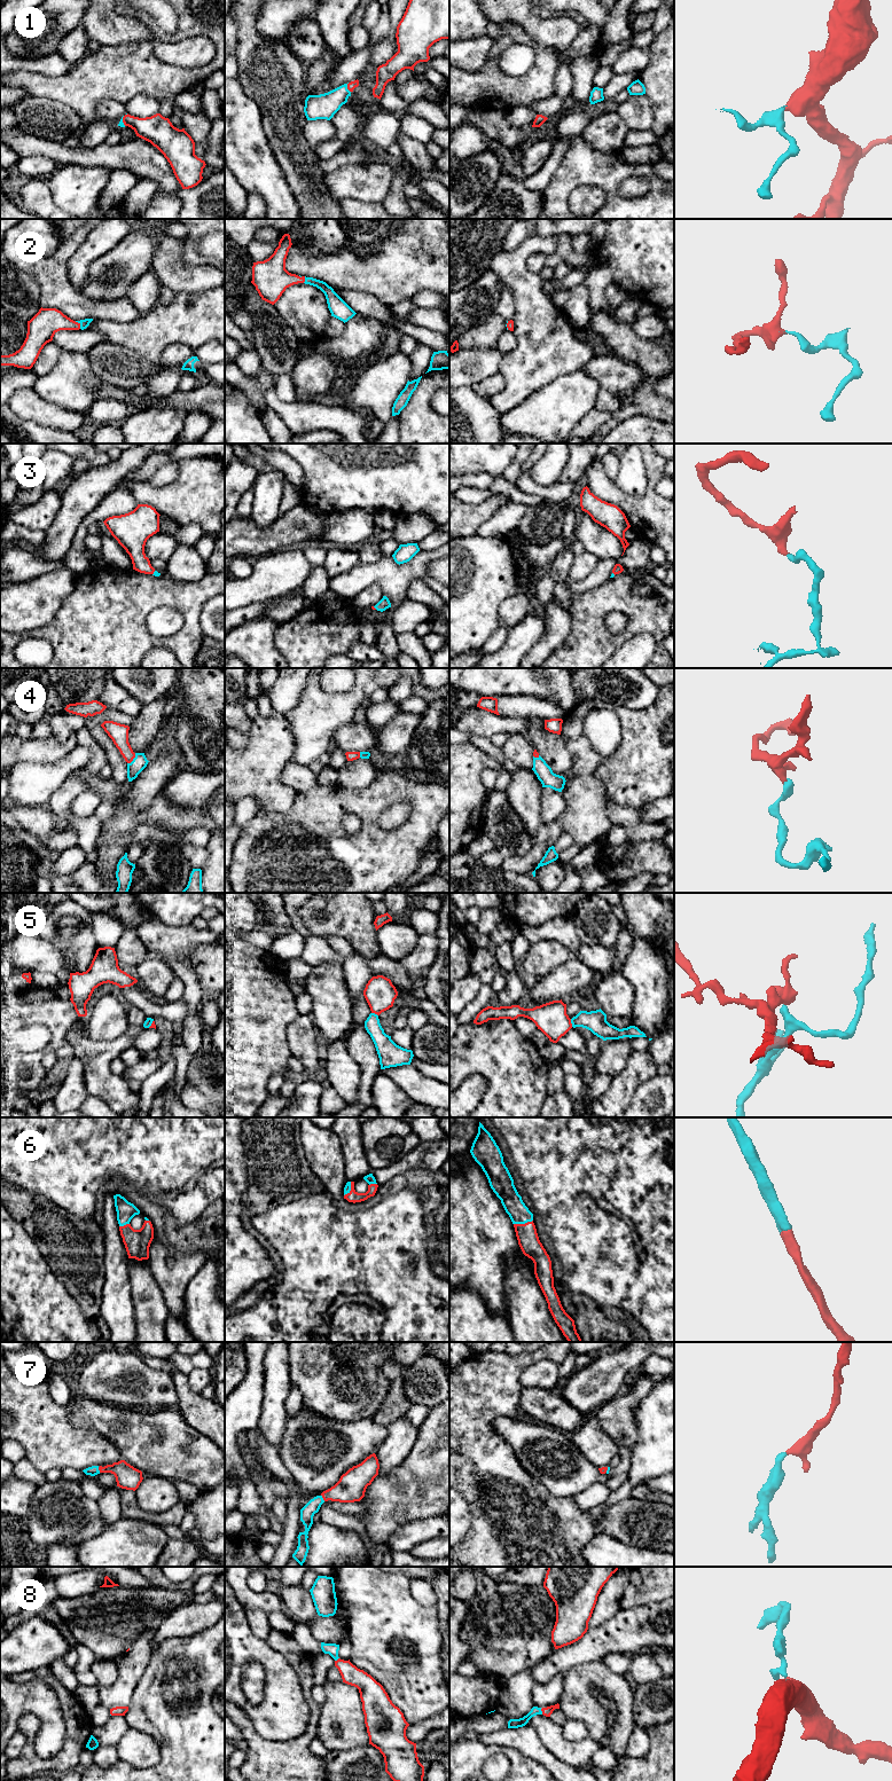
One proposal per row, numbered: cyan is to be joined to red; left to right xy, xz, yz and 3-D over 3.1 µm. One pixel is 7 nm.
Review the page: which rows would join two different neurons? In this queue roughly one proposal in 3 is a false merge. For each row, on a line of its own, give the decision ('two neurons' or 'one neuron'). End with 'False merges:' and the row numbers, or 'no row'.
1: one neuron
2: one neuron
3: one neuron
4: one neuron
5: two neurons
6: one neuron
7: one neuron
8: one neuron
False merges: 5

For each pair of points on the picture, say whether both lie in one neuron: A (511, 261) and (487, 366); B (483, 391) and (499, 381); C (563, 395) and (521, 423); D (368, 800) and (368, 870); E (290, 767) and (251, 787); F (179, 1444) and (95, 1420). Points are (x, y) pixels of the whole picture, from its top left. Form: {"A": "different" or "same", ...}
{"A": "different", "B": "same", "C": "same", "D": "same", "E": "different", "F": "same"}

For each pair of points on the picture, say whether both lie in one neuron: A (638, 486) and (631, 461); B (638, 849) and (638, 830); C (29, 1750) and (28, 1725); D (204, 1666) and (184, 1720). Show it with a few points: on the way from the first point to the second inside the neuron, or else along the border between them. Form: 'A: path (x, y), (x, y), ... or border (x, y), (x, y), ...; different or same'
A: path (633, 480), (632, 467); same
B: border (627, 839), (660, 840); different
C: path (30, 1744), (30, 1731); same
D: path (203, 1680), (202, 1699), (194, 1707); same

